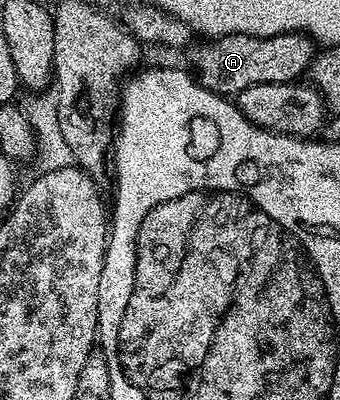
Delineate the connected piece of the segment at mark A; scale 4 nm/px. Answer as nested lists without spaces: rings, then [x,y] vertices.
[[[285,31],[283,35],[267,39],[258,39],[255,35],[219,35],[196,47],[189,52],[193,74],[203,87],[227,97],[236,97],[248,85],[301,80],[309,72],[316,54],[314,40],[301,31]]]

